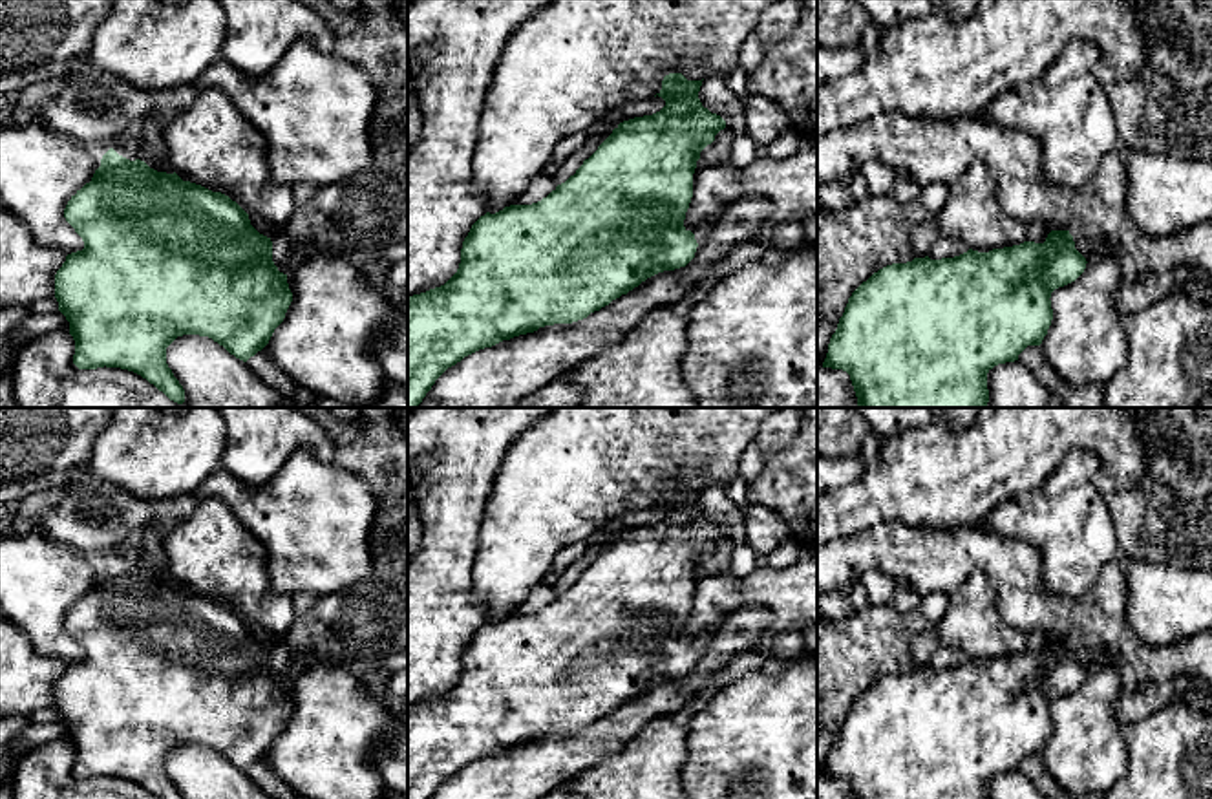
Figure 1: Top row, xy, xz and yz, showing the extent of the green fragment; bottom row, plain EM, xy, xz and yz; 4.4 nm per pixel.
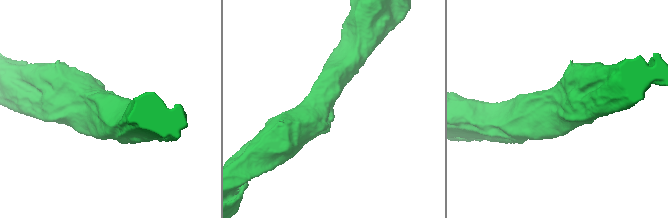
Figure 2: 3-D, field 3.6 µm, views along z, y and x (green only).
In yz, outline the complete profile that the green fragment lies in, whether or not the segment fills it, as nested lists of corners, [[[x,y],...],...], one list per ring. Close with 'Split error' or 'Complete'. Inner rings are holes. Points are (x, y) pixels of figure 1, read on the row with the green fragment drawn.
[[[1051,230],[1044,243],[978,252],[969,249],[954,258],[914,258],[874,272],[848,298],[830,338],[823,368],[850,375],[859,408],[985,408],[987,373],[1018,360],[1027,346],[1040,346],[1053,320],[1051,293],[1075,282],[1086,269],[1069,230]]]. Complete

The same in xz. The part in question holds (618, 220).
[[[682,73],[665,75],[662,80],[662,90],[656,93],[665,101],[665,106],[660,112],[620,123],[612,133],[598,146],[598,150],[583,161],[576,174],[570,176],[565,183],[558,185],[541,201],[532,205],[510,205],[495,214],[486,212],[472,225],[468,236],[462,241],[457,272],[441,287],[408,296],[408,408],[419,408],[435,380],[464,357],[479,349],[492,347],[503,340],[534,333],[545,325],[572,324],[583,320],[622,294],[627,294],[647,278],[664,271],[686,267],[695,258],[696,247],[704,245],[709,236],[709,225],[702,225],[693,232],[684,227],[686,212],[693,197],[693,174],[696,161],[700,159],[700,152],[715,141],[715,135],[720,130],[726,128],[726,121],[720,115],[711,113],[702,106],[698,99],[700,86],[702,80],[687,80]]]. Split error

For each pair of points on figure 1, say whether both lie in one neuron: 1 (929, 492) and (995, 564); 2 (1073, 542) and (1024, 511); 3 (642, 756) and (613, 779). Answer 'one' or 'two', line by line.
1: two
2: one
3: one

